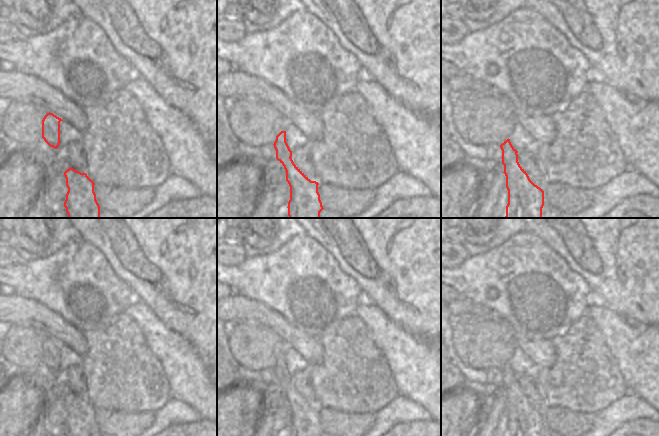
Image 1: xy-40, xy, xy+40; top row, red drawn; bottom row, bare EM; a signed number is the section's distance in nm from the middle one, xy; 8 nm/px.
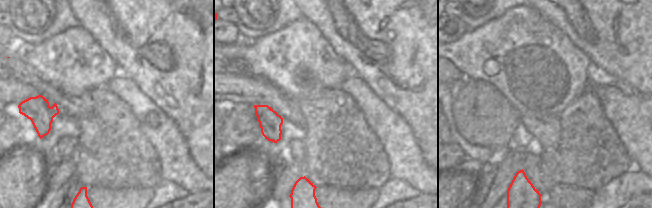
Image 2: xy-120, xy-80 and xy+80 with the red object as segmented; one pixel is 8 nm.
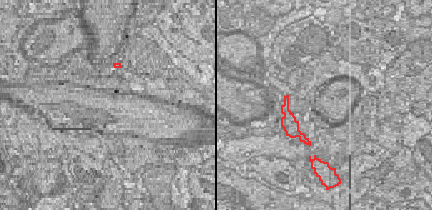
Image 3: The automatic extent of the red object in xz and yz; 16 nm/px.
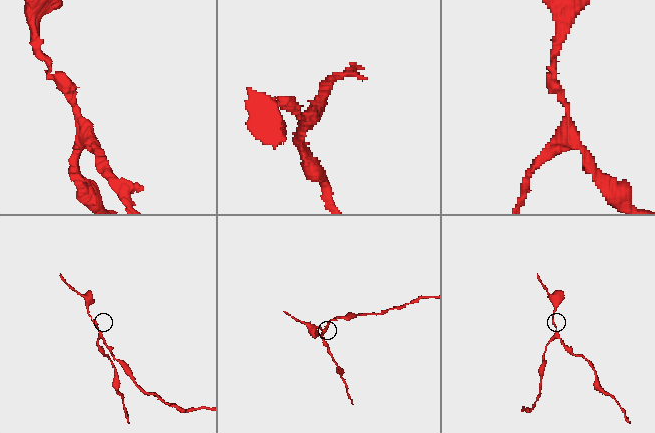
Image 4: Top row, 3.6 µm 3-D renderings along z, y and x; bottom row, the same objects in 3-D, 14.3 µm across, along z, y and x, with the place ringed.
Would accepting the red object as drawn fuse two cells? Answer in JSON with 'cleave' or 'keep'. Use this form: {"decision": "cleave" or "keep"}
{"decision": "keep"}

